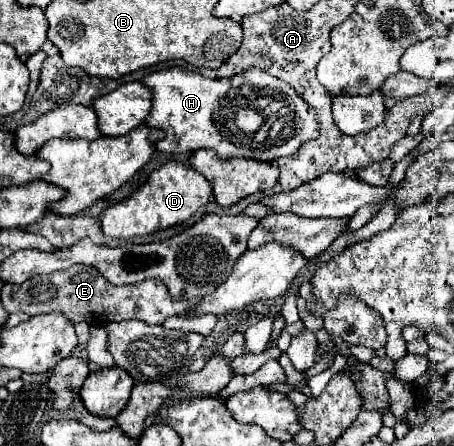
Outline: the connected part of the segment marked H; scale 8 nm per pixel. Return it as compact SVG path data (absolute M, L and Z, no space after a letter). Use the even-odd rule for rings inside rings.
M171 67L147 75L143 83L153 89L153 107L145 123L149 127L157 127L165 131L165 137L155 145L157 151L163 153L189 153L197 149L213 149L217 157L223 161L245 157L245 159L271 163L279 157L293 155L299 147L303 147L303 143L319 135L319 121L315 109L289 83L275 79L273 75L267 75L257 67L227 79L207 79L183 67ZM241 127L259 127L259 129L247 133Z

